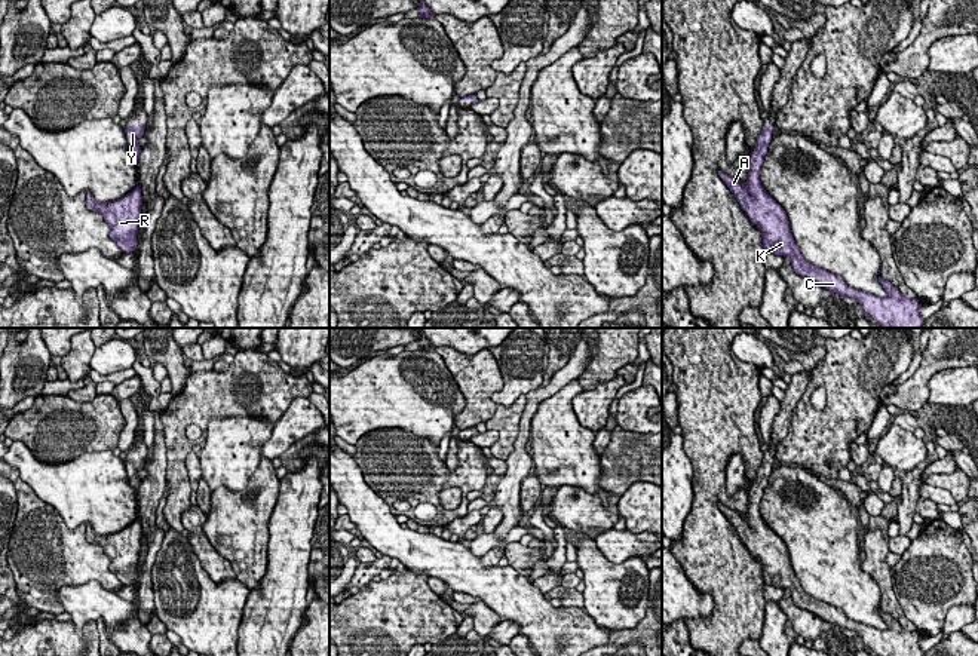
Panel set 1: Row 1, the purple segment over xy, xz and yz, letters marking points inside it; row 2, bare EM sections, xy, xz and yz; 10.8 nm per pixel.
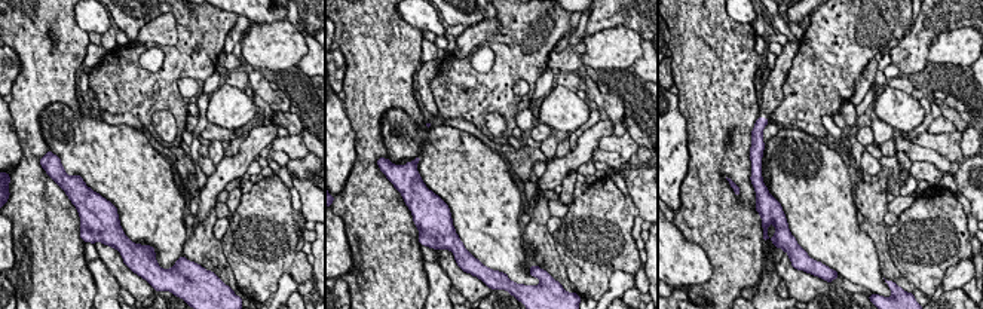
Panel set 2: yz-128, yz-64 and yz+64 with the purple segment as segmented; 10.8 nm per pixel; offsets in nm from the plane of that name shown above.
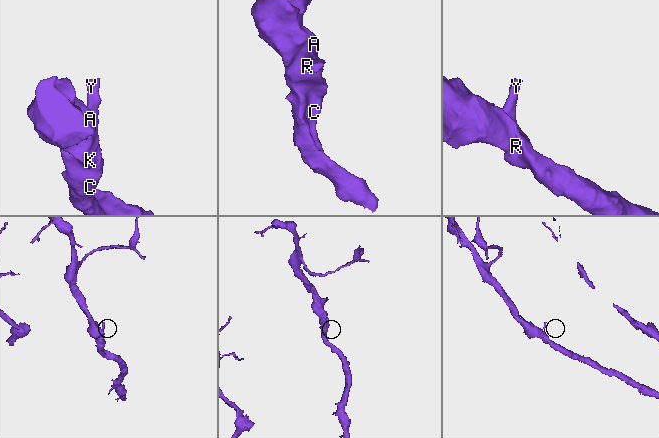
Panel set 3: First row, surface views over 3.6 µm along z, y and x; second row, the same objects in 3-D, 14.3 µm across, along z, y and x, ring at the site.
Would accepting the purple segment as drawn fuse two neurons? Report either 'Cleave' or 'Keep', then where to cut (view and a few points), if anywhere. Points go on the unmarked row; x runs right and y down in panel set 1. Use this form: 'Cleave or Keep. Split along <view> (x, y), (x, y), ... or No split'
Keep. No split

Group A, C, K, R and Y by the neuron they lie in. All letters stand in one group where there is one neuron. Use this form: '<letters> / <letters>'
A C K R Y

